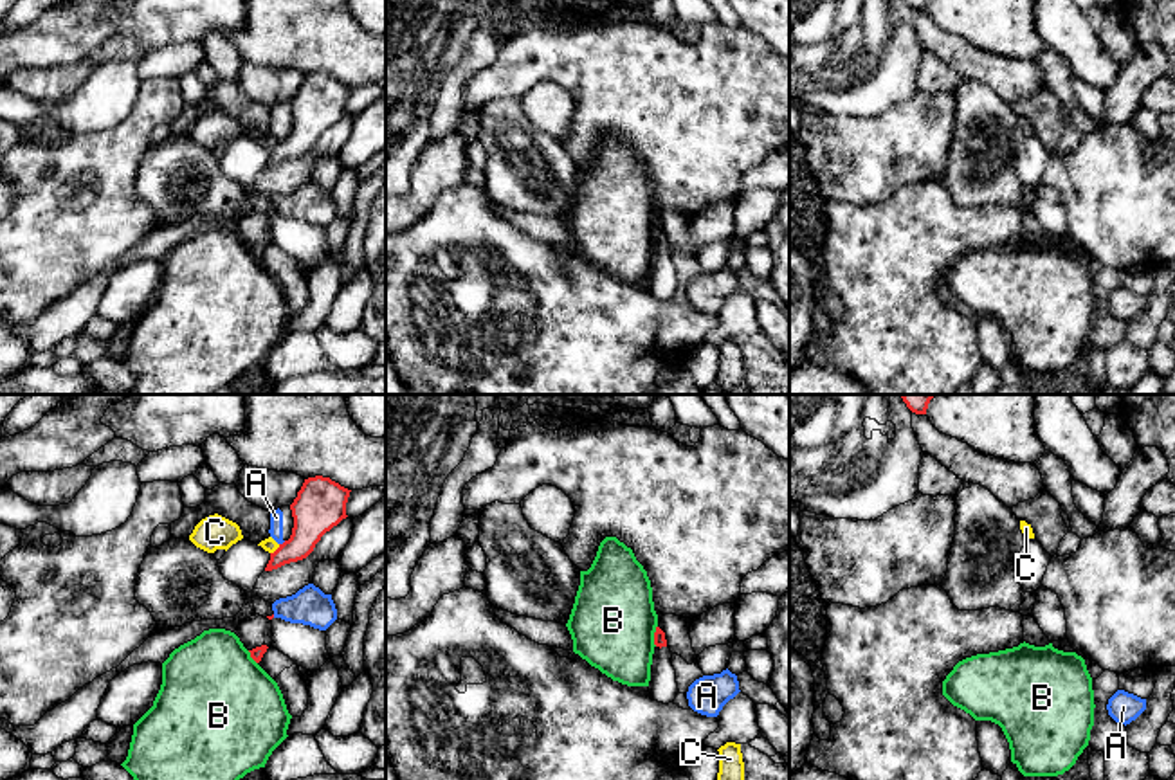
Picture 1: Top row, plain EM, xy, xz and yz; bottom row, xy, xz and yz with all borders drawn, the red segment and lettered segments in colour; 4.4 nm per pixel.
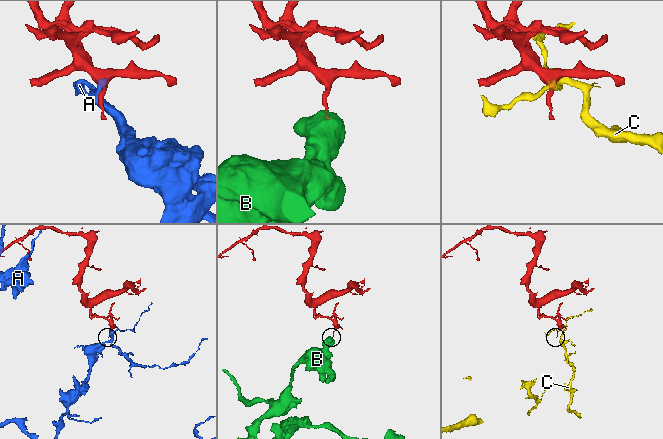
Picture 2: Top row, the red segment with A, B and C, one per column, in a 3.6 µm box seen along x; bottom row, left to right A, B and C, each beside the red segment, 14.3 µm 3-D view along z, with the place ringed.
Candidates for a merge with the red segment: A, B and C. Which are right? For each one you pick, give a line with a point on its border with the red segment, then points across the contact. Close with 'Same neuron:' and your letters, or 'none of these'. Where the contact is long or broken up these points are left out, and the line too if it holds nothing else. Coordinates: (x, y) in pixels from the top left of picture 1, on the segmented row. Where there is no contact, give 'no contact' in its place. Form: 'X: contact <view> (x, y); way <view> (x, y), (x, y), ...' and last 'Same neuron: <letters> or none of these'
Same neuron: none of these

